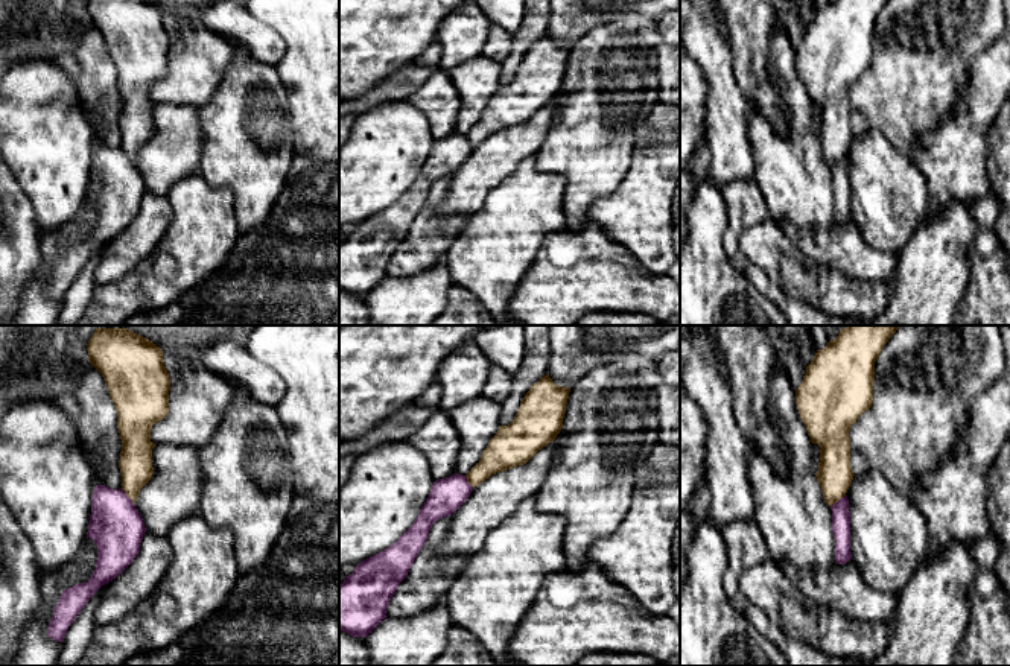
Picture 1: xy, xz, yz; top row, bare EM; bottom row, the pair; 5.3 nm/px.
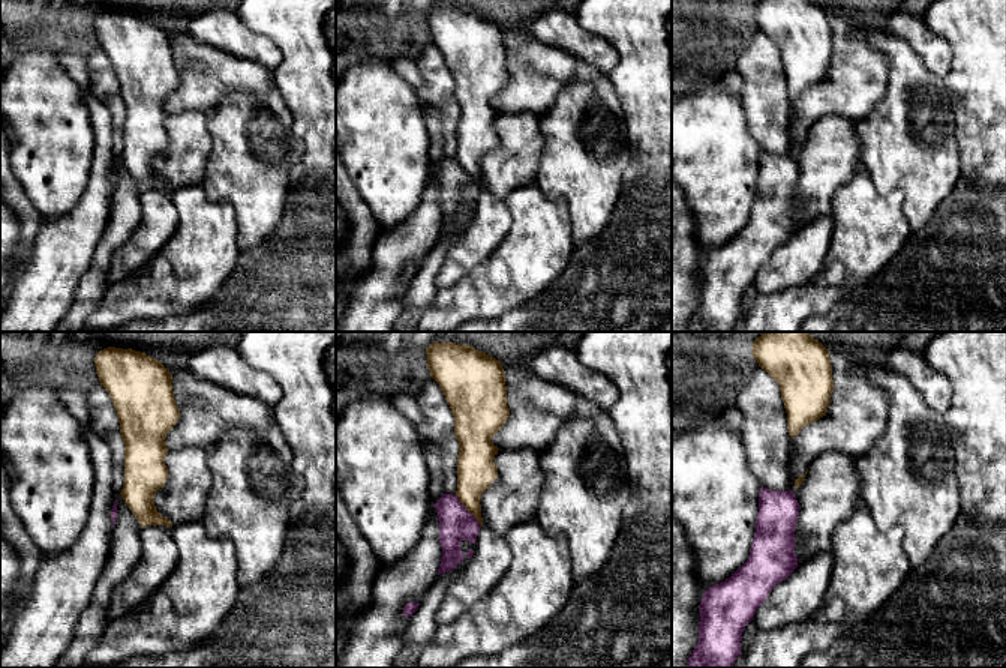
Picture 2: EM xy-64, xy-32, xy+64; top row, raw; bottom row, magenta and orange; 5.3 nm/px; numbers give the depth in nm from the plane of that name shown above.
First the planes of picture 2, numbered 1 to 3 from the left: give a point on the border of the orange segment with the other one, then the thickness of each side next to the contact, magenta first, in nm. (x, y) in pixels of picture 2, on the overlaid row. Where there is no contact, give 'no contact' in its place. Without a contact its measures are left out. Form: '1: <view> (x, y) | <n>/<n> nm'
1: no contact
2: xy-32 (467, 511) | 190/200 nm
3: no contact

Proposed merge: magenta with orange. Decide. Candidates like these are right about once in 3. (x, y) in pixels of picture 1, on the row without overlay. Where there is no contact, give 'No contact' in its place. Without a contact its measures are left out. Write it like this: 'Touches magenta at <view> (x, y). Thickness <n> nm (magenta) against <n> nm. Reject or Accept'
Touches magenta at xy (127, 155). Thickness 280 nm (magenta) against 180 nm. Reject

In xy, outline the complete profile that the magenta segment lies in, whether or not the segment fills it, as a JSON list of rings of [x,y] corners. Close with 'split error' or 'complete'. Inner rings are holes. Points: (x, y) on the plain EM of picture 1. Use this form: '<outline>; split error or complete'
[[[94,146],[87,198],[97,205],[96,228],[88,242],[62,251],[49,283],[50,298],[64,301],[68,286],[90,257],[119,236],[138,214],[145,192],[140,172],[122,147]]]; complete

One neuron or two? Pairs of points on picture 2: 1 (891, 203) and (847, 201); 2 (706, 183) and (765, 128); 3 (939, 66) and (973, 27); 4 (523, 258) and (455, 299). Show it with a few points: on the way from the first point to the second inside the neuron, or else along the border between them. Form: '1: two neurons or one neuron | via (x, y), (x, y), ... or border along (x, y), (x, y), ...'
1: one neuron | via (880, 203), (858, 203)
2: two neurons | border along (741, 105), (747, 128), (762, 149)
3: two neurons | border along (927, 26), (946, 44), (951, 54), (951, 68)
4: one neuron | via (520, 279), (501, 299), (476, 299)

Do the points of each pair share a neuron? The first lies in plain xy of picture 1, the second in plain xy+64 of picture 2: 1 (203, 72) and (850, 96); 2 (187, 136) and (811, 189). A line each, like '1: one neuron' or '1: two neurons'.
1: one neuron
2: one neuron

